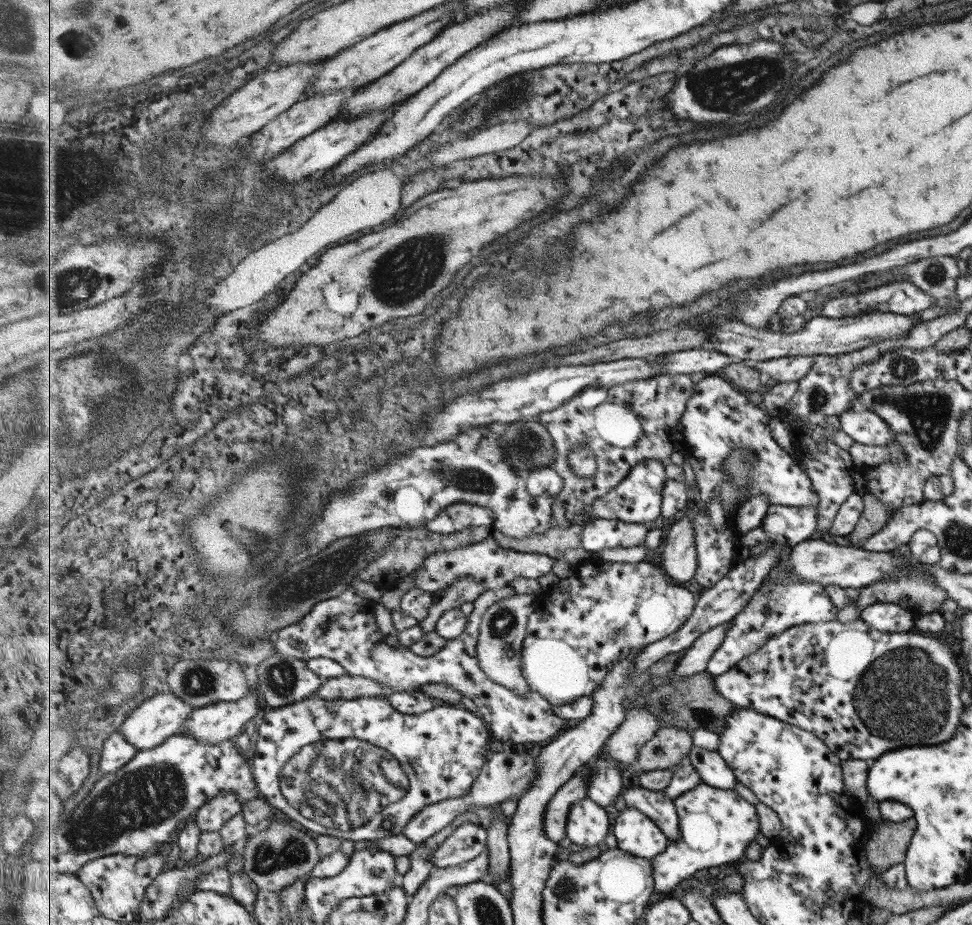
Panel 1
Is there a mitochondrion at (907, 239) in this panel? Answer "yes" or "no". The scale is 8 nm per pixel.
no

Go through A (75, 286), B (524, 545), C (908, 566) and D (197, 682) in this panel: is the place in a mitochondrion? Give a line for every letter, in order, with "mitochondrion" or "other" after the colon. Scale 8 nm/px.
A: mitochondrion
B: other
C: other
D: mitochondrion

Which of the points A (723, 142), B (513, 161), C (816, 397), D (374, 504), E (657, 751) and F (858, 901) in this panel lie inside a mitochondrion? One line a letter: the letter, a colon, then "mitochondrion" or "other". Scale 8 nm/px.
A: other
B: other
C: mitochondrion
D: mitochondrion
E: mitochondrion
F: other

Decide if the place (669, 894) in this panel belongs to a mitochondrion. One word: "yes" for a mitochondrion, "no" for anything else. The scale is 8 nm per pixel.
no

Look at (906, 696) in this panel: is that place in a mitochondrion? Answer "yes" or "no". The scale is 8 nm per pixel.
yes

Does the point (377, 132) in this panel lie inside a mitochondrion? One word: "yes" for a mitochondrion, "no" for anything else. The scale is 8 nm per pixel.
no

